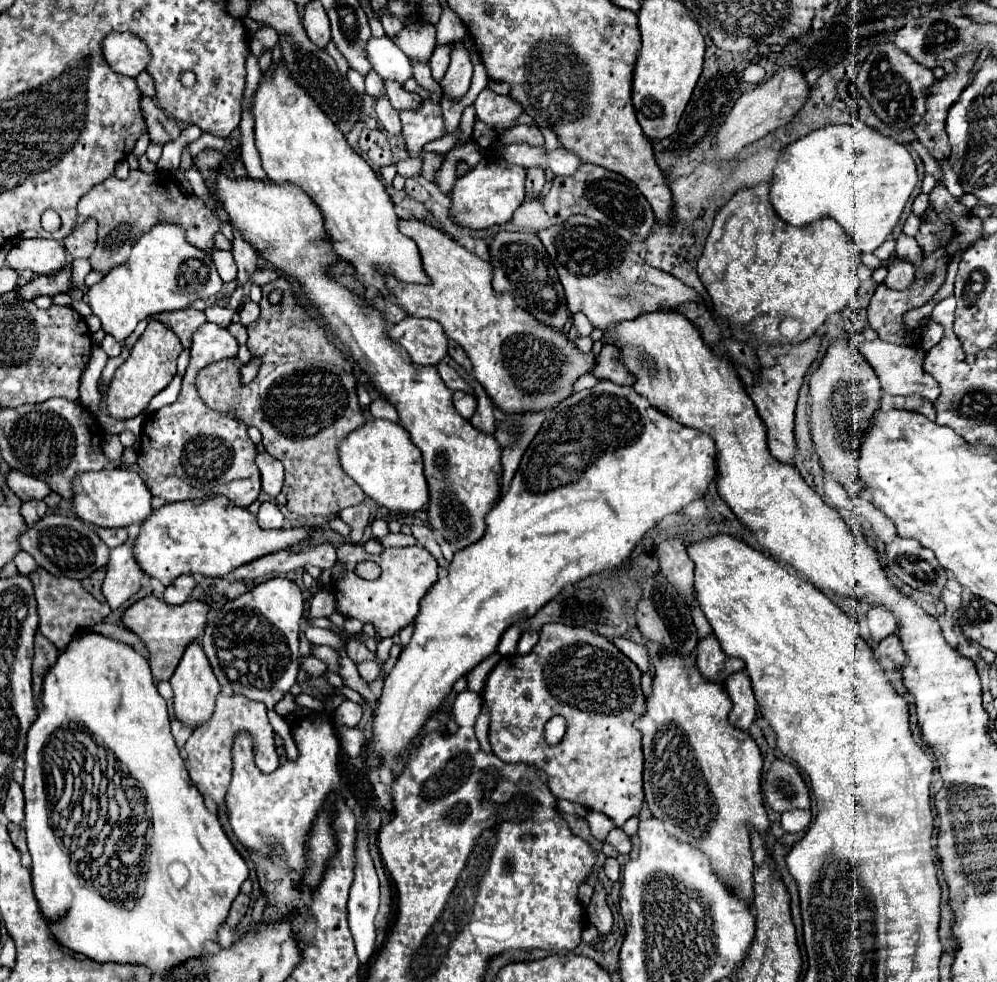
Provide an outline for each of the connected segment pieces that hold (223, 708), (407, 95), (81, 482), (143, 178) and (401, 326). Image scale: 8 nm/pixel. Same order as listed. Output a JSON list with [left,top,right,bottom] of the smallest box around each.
[[185,692,279,814],[385,82,423,112],[73,468,153,528],[77,170,225,274],[389,316,449,364]]

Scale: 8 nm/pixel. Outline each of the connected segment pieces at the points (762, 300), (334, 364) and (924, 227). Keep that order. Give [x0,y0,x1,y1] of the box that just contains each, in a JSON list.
[[697,182,861,346],[195,278,365,518],[917,184,981,256]]

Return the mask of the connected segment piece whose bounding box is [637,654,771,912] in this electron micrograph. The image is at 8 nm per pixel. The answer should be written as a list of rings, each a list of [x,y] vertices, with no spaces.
[[[663,654],[653,662],[653,668],[653,694],[647,698],[645,716],[637,720],[637,730],[643,734],[645,754],[645,800],[653,816],[663,820],[667,832],[701,850],[709,858],[711,870],[721,878],[721,882],[729,886],[741,902],[747,902],[753,912],[753,858],[749,830],[757,830],[765,840],[771,840],[771,822],[759,788],[763,768],[761,752],[747,732],[739,732],[729,724],[729,696],[723,686],[715,686],[701,678],[695,656],[677,658],[675,654]]]

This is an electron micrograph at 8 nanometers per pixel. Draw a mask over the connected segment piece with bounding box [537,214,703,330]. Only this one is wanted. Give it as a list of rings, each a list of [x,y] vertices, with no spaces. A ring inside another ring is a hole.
[[[577,214],[565,224],[537,232],[537,236],[553,260],[565,288],[569,310],[573,314],[583,312],[593,328],[605,330],[643,312],[655,312],[661,308],[673,310],[689,302],[703,302],[701,296],[695,290],[689,290],[683,282],[677,282],[677,278],[645,264],[639,254],[631,254],[627,240],[593,218]]]

